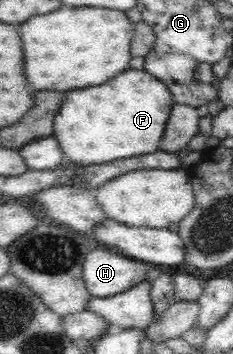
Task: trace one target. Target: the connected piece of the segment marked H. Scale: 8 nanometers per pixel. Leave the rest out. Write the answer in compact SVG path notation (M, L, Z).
M95 249L84 259L82 278L91 295L111 297L145 281L151 268L147 262L119 252Z

